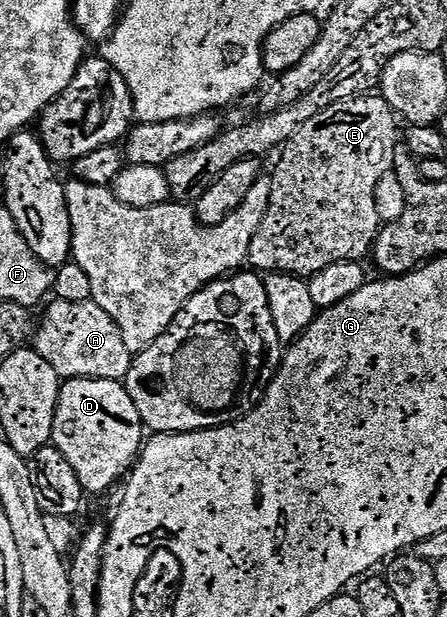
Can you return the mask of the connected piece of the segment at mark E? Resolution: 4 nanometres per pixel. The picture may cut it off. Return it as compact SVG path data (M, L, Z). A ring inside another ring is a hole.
M380 95L350 97L346 101L341 101L320 111L320 115L316 115L316 119L308 119L308 123L304 123L304 127L300 127L300 131L296 131L280 150L282 158L279 159L278 166L274 169L274 177L269 178L271 199L267 205L263 222L260 223L259 229L251 241L249 264L251 261L255 265L251 266L263 274L291 273L297 277L309 279L315 277L320 271L324 271L324 267L332 267L332 263L365 262L365 257L367 260L374 252L374 240L378 238L379 228L383 224L380 215L376 215L376 183L380 183L380 179L384 179L384 175L394 168L394 152L400 143L400 129L398 133L397 124L399 125L399 122L396 120L394 110Z

